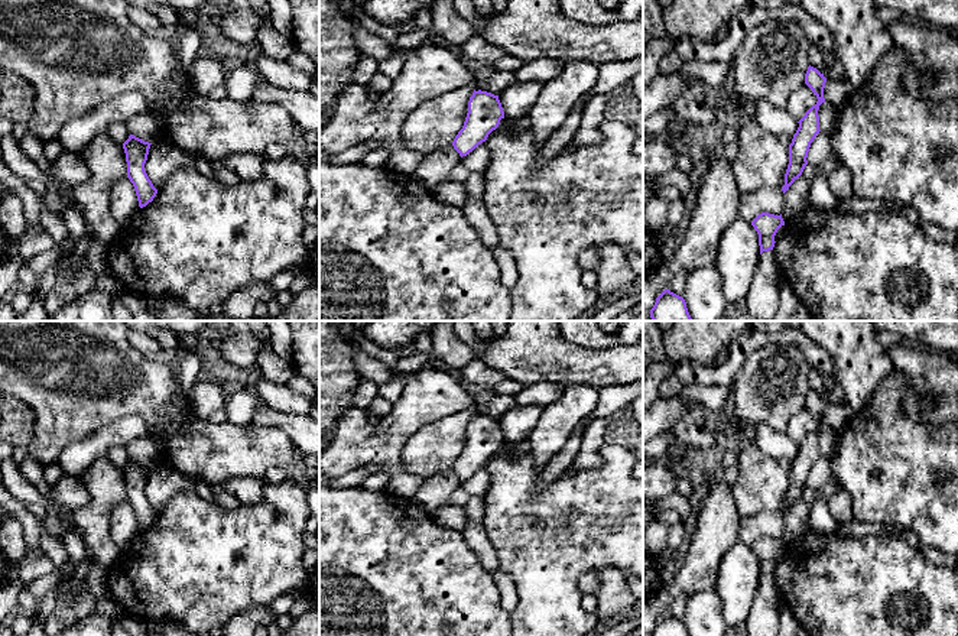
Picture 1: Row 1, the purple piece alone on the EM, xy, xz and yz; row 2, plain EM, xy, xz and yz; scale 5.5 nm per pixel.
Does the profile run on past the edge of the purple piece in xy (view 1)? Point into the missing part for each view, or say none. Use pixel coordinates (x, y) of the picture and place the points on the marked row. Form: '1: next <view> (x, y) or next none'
1: next none

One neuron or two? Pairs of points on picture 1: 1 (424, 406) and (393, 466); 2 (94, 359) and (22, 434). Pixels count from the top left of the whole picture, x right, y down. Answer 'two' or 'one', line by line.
1: one
2: two

